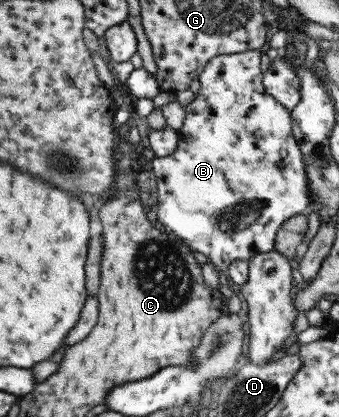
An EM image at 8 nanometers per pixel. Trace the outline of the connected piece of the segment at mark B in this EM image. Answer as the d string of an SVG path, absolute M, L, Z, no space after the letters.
M258 50L239 52L237 54L221 53L213 59L206 62L202 72L198 75L197 82L199 90L194 95L193 100L184 107L184 120L182 126L176 132L178 144L175 150L169 156L155 158L150 156L153 174L156 180L157 189L157 212L156 216L159 222L168 232L173 232L177 238L180 238L189 248L195 252L207 257L208 262L214 264L218 271L225 272L227 266L233 260L246 260L253 258L259 252L269 252L274 250L275 231L281 223L289 217L300 213L308 204L307 178L303 170L303 156L301 150L290 136L291 118L289 112L276 102L273 96L266 93L262 86L262 73L260 70L260 52Z

